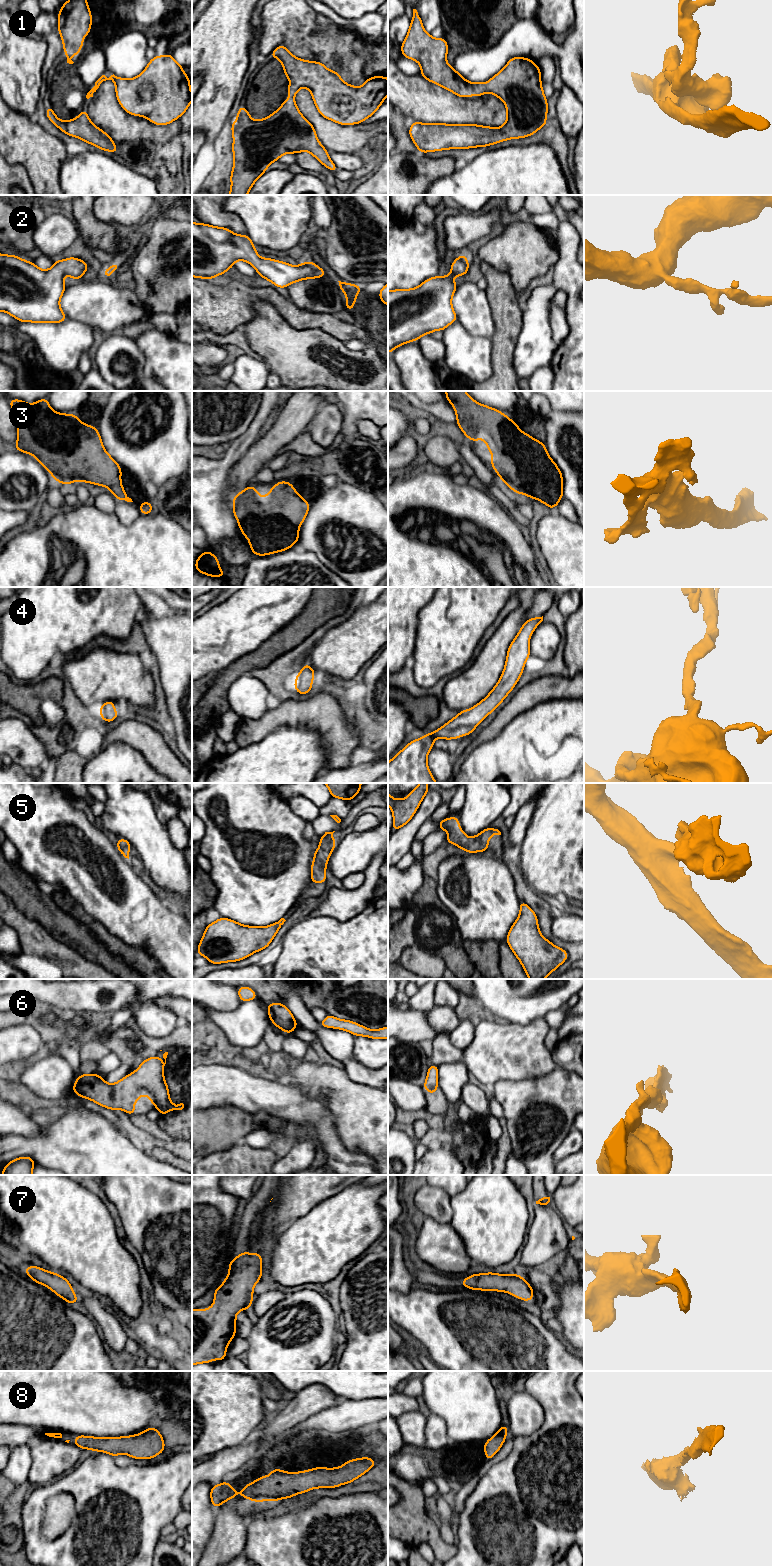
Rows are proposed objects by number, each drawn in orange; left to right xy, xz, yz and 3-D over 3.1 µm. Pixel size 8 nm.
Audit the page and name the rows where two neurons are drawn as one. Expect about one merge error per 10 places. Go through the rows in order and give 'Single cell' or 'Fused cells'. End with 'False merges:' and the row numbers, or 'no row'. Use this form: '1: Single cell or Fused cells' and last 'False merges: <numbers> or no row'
1: Single cell
2: Single cell
3: Single cell
4: Single cell
5: Single cell
6: Single cell
7: Single cell
8: Single cell
False merges: no row

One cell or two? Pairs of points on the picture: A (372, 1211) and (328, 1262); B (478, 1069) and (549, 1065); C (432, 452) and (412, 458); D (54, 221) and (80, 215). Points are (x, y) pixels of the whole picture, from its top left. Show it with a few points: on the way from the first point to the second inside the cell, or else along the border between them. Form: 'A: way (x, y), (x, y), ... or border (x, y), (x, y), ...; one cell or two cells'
A: way (359, 1224), (334, 1249); one cell
B: way (496, 1065), (531, 1065); one cell
C: border (420, 443), (422, 464); two cells
D: border (74, 222), (77, 227); two cells

